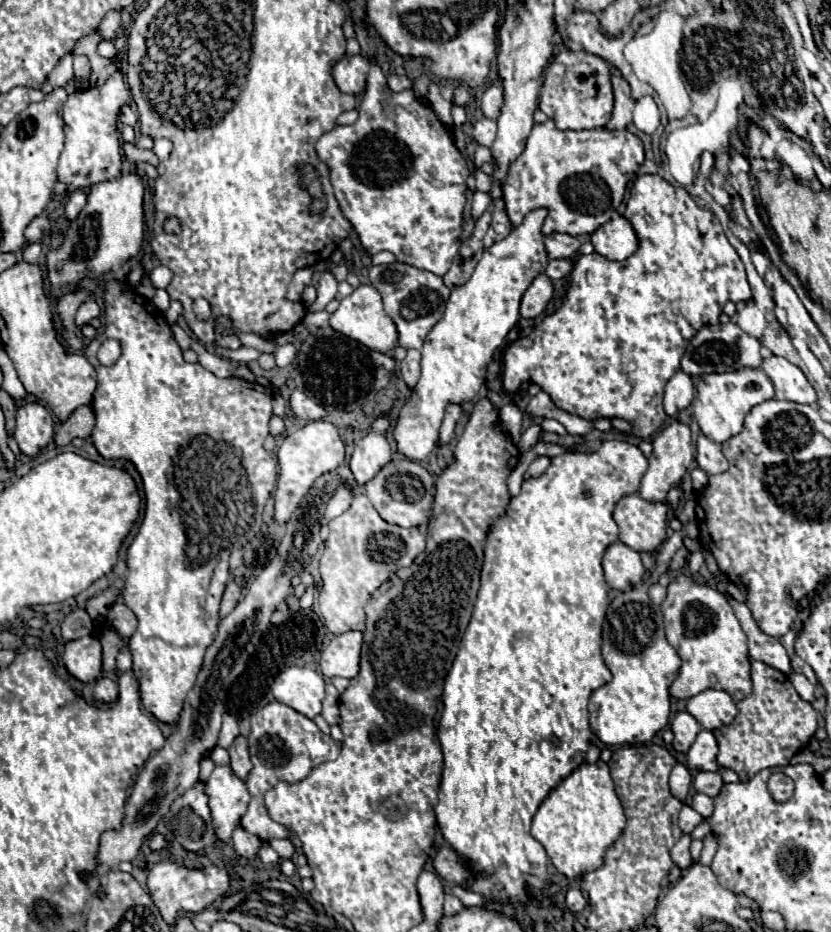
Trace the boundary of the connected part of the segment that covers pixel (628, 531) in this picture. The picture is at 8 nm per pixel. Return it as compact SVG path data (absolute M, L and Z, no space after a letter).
M639 493L623 497L613 511L619 525L619 539L635 551L655 551L665 539L667 507L657 507L639 497Z

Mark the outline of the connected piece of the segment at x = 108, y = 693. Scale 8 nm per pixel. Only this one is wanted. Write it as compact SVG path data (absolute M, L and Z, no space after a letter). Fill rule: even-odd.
M99 677L93 687L93 697L103 703L113 703L117 699L117 683L109 677Z

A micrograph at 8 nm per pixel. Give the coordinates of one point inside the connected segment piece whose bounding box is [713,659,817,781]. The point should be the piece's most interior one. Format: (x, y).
(773, 724)

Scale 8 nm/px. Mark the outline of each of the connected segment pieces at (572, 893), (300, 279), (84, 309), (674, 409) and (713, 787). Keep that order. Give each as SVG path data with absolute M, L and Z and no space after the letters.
M569 889L567 897L565 897L565 903L573 913L581 913L585 909L585 905L587 905L587 901L585 901L585 897L583 897L583 893L579 889Z
M303 267L303 269L299 269L299 273L295 273L295 277L293 277L291 285L289 285L287 297L291 297L291 299L301 299L301 293L303 293L303 289L311 283L311 277L313 277L313 267Z
M89 299L89 301L81 303L81 307L79 307L79 311L77 311L77 317L75 317L75 323L77 323L79 327L83 327L83 325L87 325L91 319L95 319L95 317L99 317L99 315L101 315L101 307L99 307L93 299Z
M677 371L665 387L665 413L671 419L675 419L679 411L689 407L693 397L695 397L695 387L693 387L691 377L683 371Z
M703 771L703 773L697 773L695 779L693 779L693 785L699 793L705 793L709 797L717 797L723 789L723 779L721 779L721 773L719 771Z

